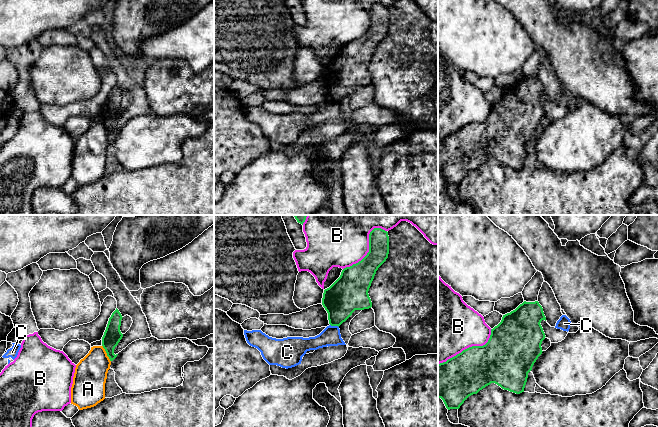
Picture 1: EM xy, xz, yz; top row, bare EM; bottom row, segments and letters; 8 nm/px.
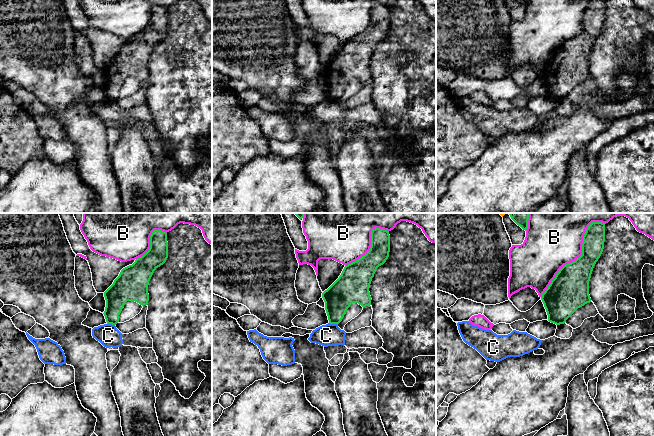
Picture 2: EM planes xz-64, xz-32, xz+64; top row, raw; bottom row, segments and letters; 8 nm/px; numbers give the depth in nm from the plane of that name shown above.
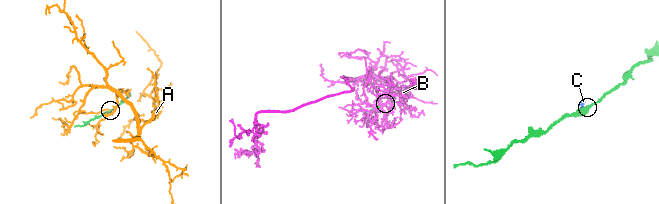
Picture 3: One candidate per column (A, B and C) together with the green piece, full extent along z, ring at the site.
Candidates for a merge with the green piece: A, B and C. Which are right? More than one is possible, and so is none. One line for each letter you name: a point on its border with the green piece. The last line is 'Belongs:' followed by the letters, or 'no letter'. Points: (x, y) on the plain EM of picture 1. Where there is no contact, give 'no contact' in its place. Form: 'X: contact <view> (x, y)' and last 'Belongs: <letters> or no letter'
Belongs: no letter

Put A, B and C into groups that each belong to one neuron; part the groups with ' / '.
A / B / C

